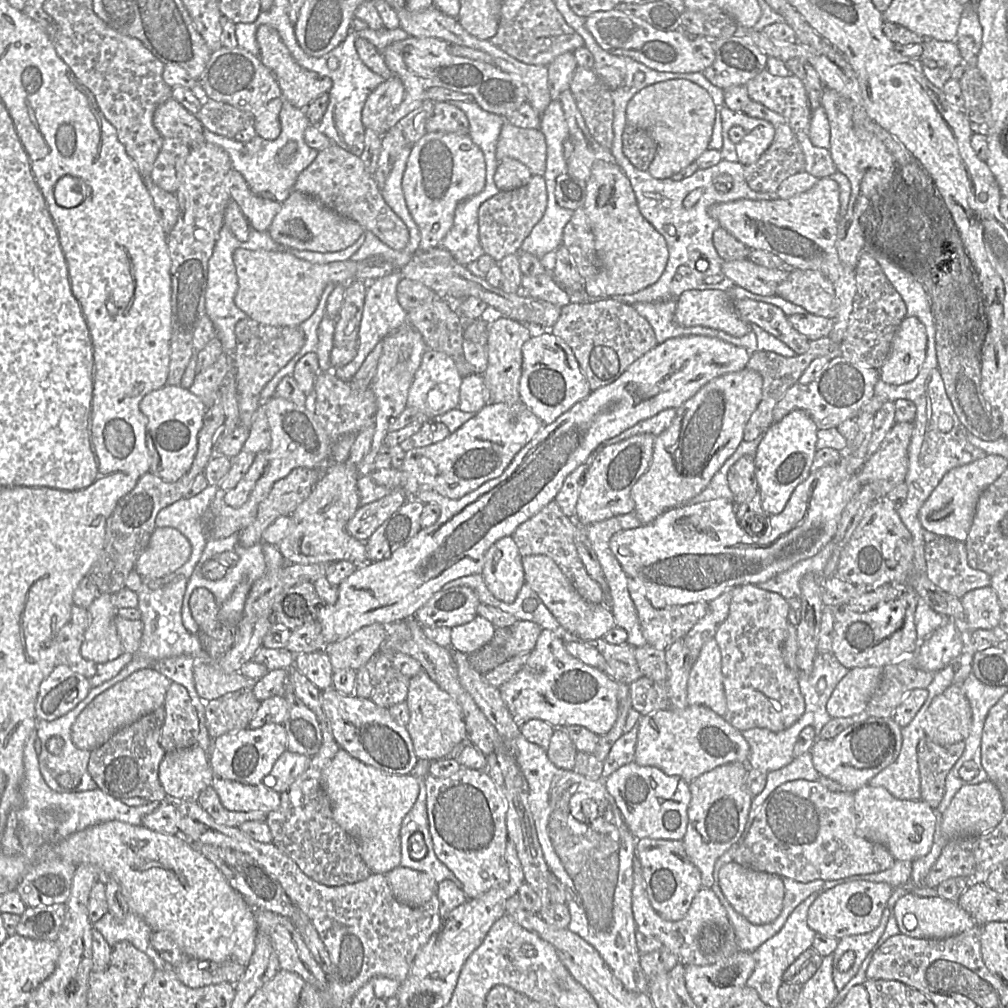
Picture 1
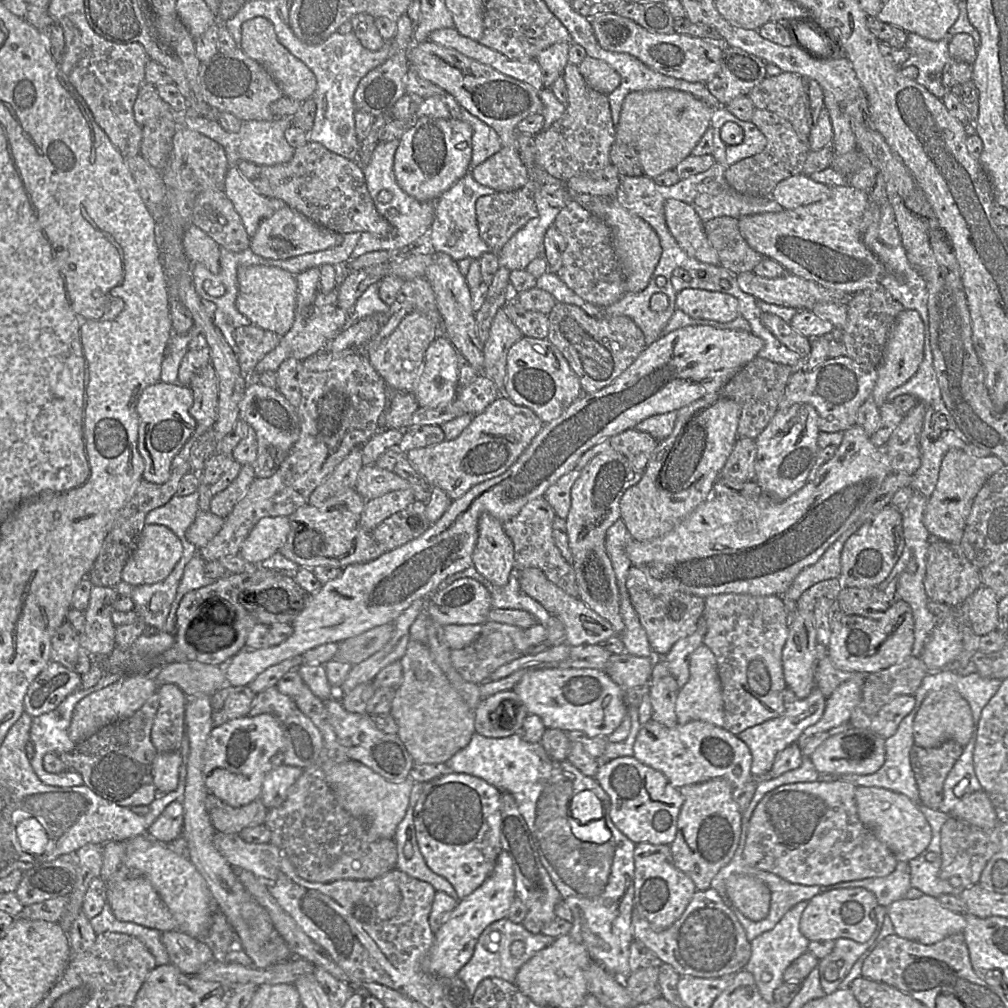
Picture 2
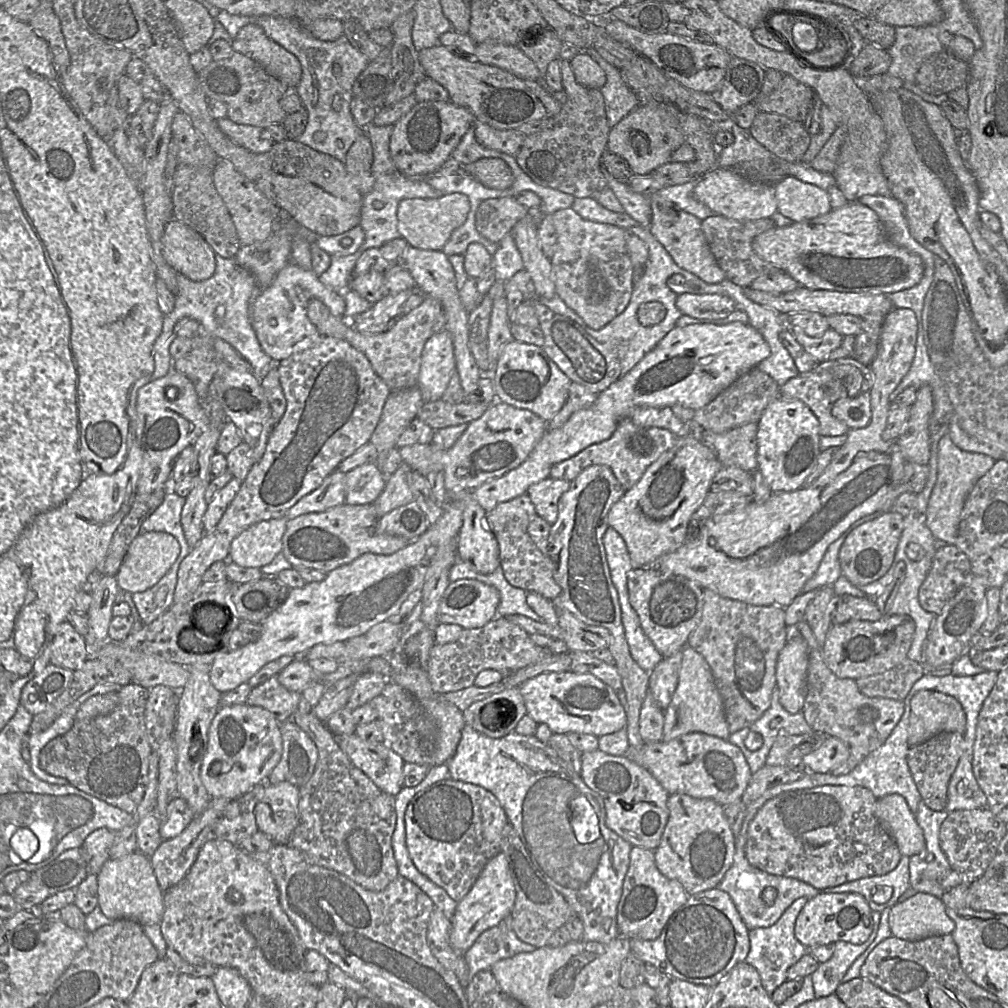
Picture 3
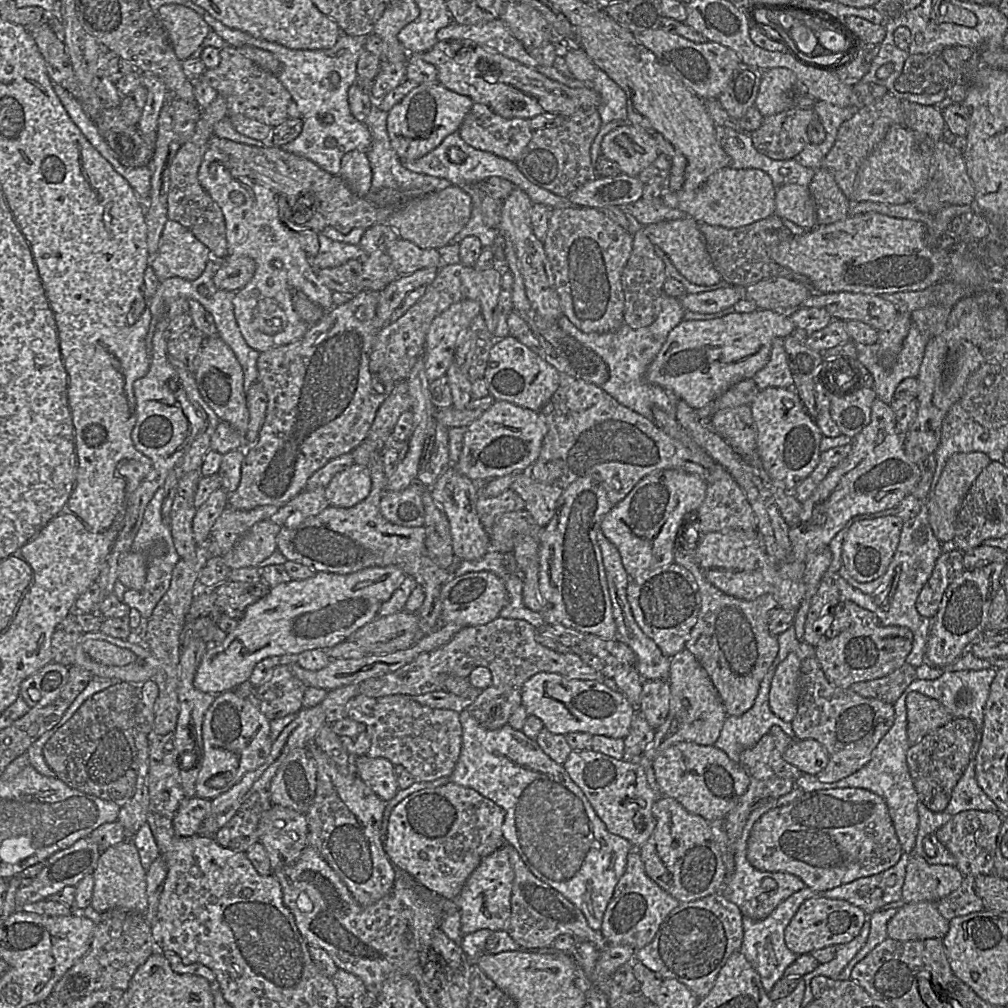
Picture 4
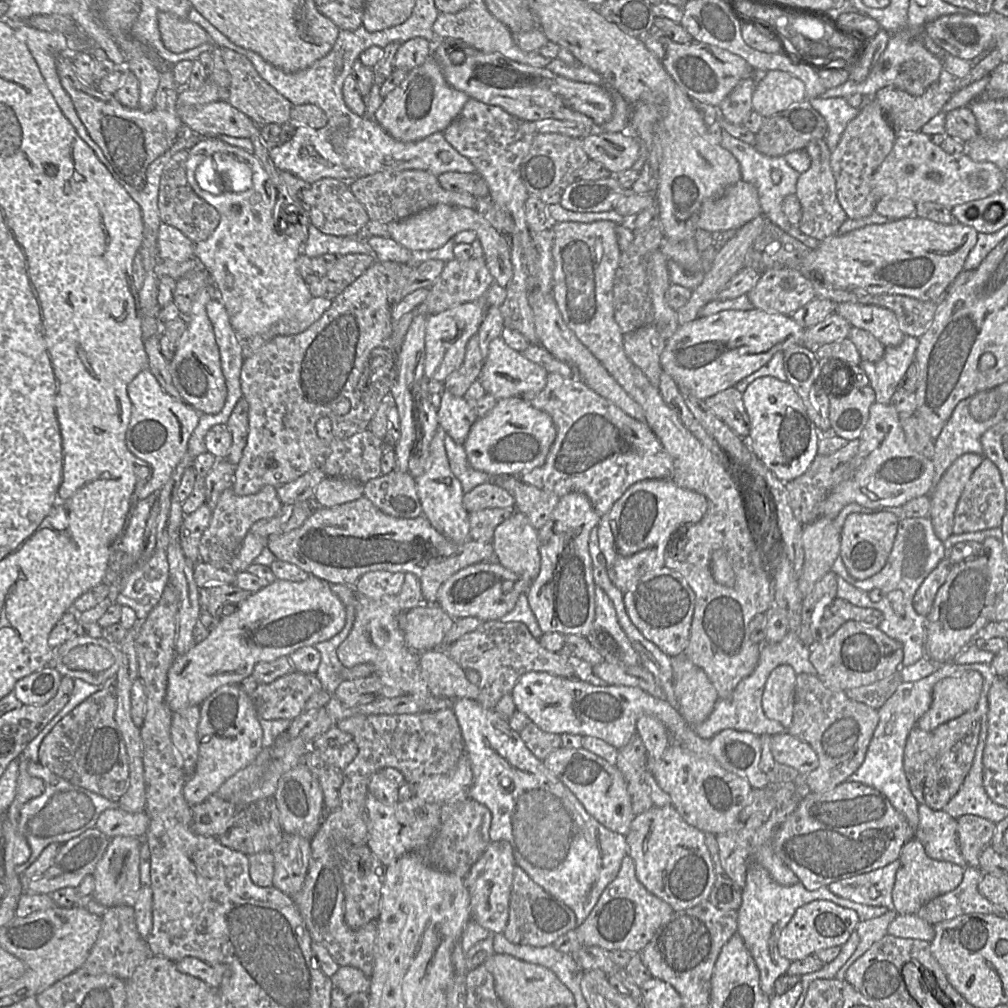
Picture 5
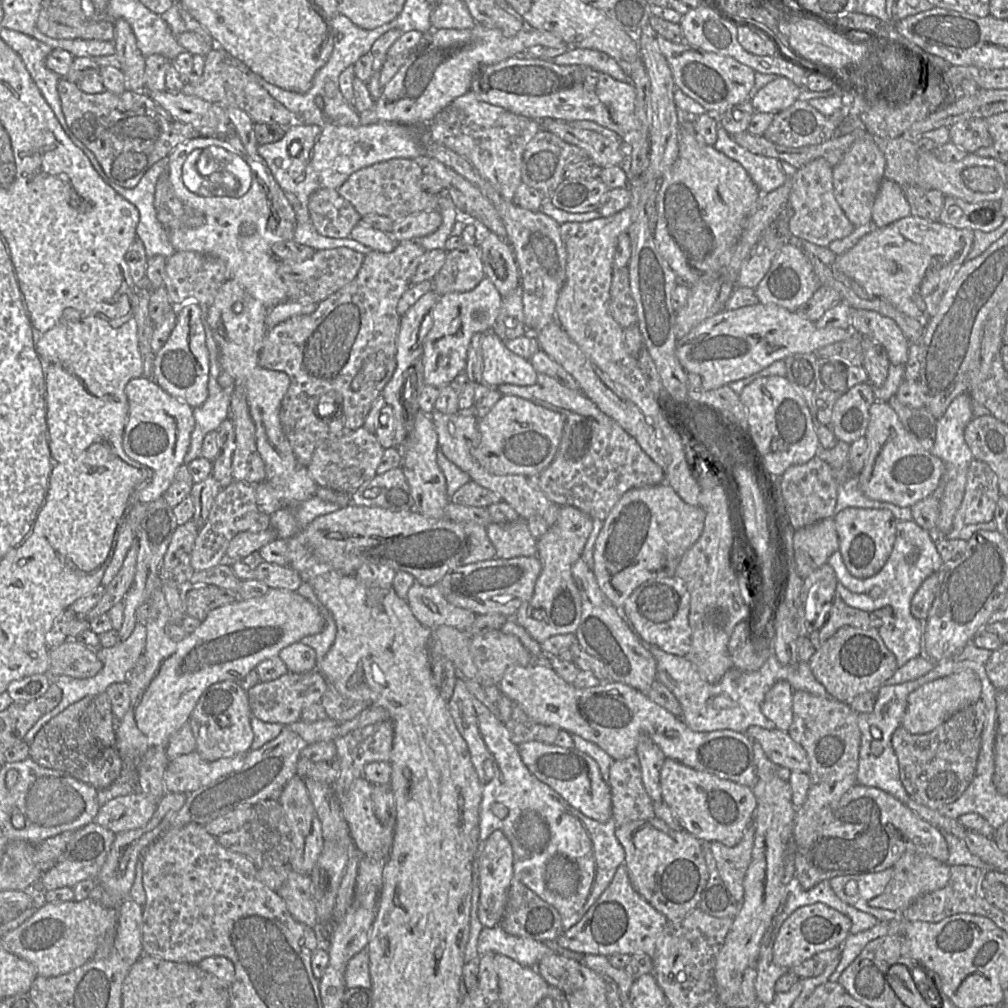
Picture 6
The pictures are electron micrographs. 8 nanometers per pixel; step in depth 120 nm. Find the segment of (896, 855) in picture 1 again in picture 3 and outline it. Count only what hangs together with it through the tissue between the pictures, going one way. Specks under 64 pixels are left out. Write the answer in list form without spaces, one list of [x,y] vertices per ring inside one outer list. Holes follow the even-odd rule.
[[[889,794],[877,799],[875,816],[894,839],[902,856],[911,857],[925,850],[923,831],[902,796]]]

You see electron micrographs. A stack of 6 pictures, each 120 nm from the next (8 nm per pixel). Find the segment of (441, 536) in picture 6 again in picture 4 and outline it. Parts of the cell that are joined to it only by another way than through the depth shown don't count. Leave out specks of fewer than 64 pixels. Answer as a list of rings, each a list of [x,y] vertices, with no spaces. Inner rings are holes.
[[[405,381],[397,382],[392,392],[384,399],[376,412],[367,439],[375,446],[375,450],[370,456],[368,469],[370,471],[372,485],[369,495],[355,506],[349,508],[340,508],[329,506],[319,514],[306,518],[299,525],[288,528],[282,526],[276,537],[277,550],[279,550],[287,561],[294,561],[310,567],[316,573],[327,572],[334,574],[350,574],[366,568],[384,567],[395,565],[400,567],[405,575],[416,580],[417,584],[424,591],[424,601],[416,612],[419,617],[420,628],[427,635],[434,631],[441,623],[441,589],[443,585],[452,578],[453,571],[457,568],[457,564],[461,561],[454,558],[454,563],[448,569],[440,568],[436,562],[430,557],[425,544],[426,529],[420,527],[404,527],[387,521],[380,511],[380,500],[386,491],[386,475],[383,469],[382,454],[385,450],[385,441],[392,435],[394,427],[399,416],[411,408],[411,399],[408,393],[407,383]]]

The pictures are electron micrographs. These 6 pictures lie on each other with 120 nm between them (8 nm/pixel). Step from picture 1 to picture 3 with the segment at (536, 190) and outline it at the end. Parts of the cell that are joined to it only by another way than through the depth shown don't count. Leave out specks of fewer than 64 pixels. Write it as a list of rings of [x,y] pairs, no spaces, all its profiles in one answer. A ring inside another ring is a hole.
[[[515,197],[485,199],[479,204],[476,212],[476,228],[485,238],[499,243],[528,210]]]

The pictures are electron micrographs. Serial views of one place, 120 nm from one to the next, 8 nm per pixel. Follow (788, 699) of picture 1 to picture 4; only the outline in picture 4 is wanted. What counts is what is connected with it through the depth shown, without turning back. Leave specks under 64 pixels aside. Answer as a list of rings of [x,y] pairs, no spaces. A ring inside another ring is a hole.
[[[687,527],[686,534],[681,538],[682,545],[678,538],[675,544],[674,563],[683,566],[693,575],[701,598],[697,622],[685,648],[707,672],[727,716],[741,716],[753,706],[760,683],[779,650],[777,636],[772,635],[768,629],[769,612],[777,608],[778,603],[769,593],[755,600],[743,600],[722,592],[707,580],[699,566],[696,555],[699,539],[696,532]]]

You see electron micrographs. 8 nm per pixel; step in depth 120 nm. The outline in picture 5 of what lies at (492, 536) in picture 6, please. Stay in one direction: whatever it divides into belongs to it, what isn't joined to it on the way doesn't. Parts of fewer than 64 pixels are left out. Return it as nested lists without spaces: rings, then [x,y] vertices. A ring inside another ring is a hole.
[[[520,512],[501,523],[493,537],[494,561],[533,582],[540,571],[538,530]]]

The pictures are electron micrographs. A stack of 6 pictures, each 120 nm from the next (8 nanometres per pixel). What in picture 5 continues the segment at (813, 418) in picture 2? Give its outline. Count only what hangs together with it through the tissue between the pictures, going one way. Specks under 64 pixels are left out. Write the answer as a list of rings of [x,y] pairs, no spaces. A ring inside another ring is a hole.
[[[764,376],[749,384],[743,392],[743,402],[750,419],[748,443],[753,453],[784,483],[804,474],[818,455],[820,431],[810,420],[803,402],[793,386],[788,381]]]

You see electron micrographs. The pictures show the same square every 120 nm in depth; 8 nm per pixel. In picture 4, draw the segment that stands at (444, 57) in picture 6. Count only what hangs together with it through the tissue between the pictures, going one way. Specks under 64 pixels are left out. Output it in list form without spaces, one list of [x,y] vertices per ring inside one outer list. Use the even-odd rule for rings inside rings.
[[[440,83],[418,85],[388,112],[387,132],[392,149],[400,160],[423,157],[446,136],[458,131],[473,103],[470,97],[455,93]]]

